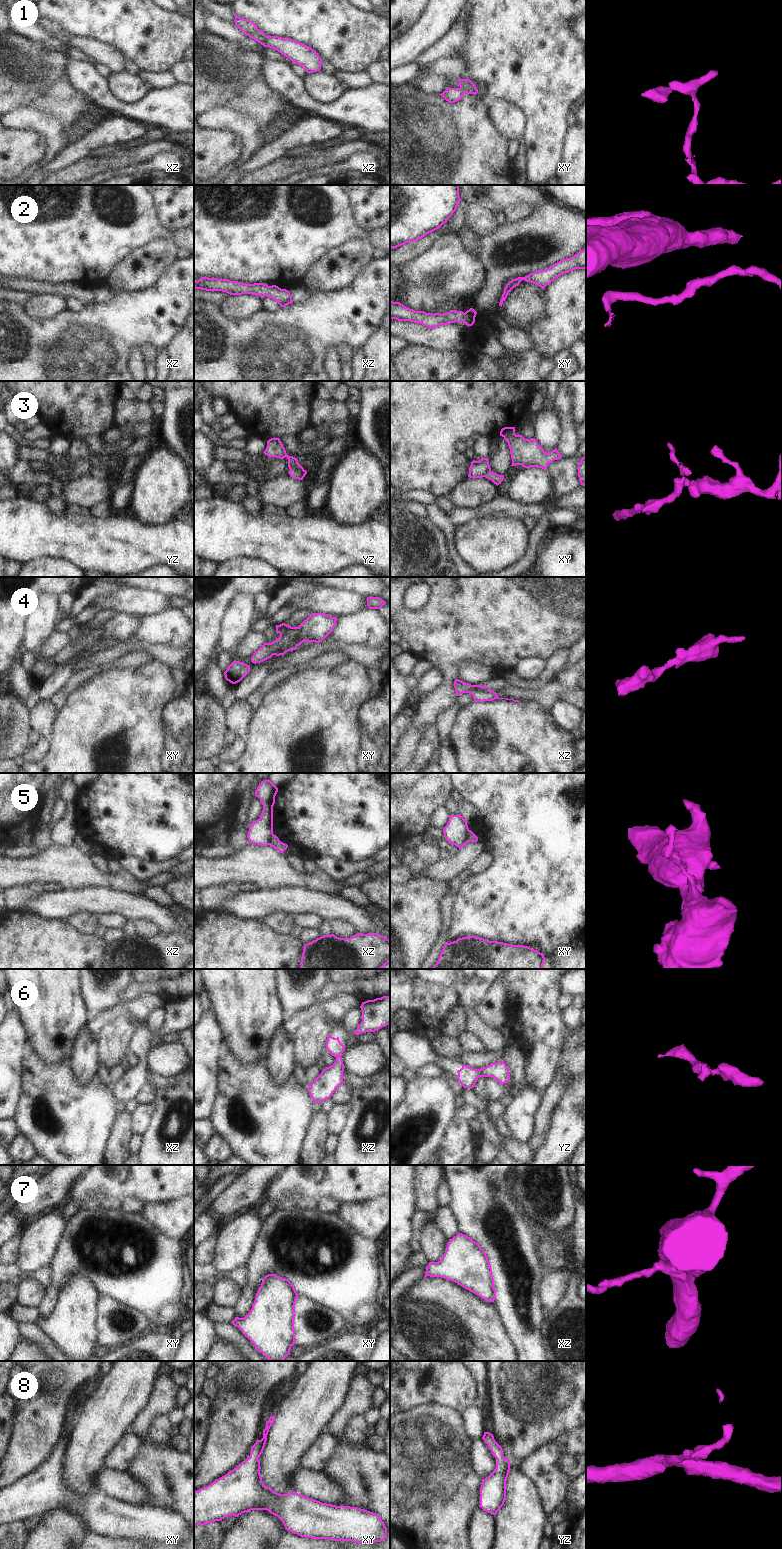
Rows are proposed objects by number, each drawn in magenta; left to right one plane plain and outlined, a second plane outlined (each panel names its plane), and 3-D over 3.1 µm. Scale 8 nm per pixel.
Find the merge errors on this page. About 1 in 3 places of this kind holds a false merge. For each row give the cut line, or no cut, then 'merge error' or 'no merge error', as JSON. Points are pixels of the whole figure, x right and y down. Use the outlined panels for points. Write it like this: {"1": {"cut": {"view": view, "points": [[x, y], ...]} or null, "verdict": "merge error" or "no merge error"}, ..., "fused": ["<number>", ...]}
{"1": {"cut": {"view": "xz", "points": [[267, 36], [266, 42], [263, 45]]}, "verdict": "merge error"}, "2": {"cut": null, "verdict": "no merge error"}, "3": {"cut": {"view": "yz", "points": [[290, 470], [301, 472], [304, 476]]}, "verdict": "merge error"}, "4": {"cut": {"view": "xy", "points": [[298, 627], [298, 634], [286, 641], [276, 655]]}, "verdict": "merge error"}, "5": {"cut": {"view": "xy", "points": [[468, 829], [467, 841]]}, "verdict": "merge error"}, "6": {"cut": null, "verdict": "no merge error"}, "7": {"cut": null, "verdict": "no merge error"}, "8": {"cut": null, "verdict": "no merge error"}, "fused": ["1", "3", "4", "5"]}

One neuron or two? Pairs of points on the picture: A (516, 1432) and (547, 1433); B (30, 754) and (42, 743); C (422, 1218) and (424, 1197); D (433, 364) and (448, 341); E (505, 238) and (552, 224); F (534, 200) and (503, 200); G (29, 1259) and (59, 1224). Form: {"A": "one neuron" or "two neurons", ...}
{"A": "one neuron", "B": "one neuron", "C": "two neurons", "D": "two neurons", "E": "one neuron", "F": "one neuron", "G": "one neuron"}

